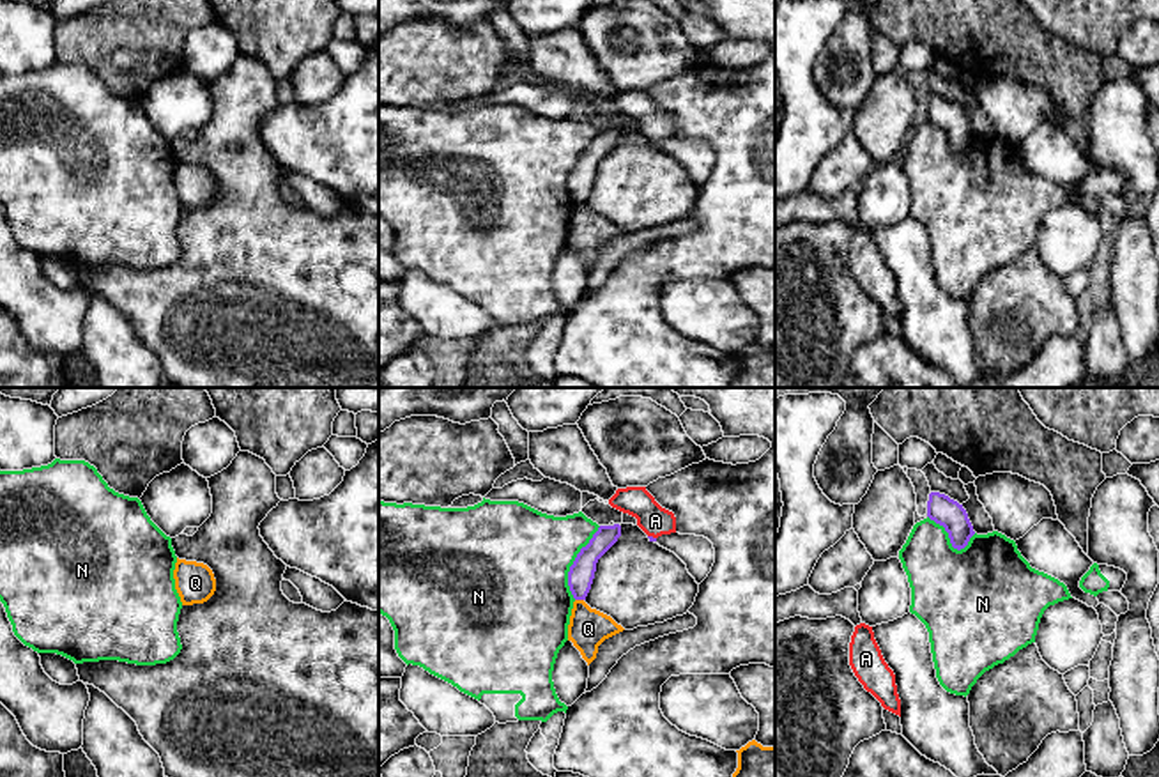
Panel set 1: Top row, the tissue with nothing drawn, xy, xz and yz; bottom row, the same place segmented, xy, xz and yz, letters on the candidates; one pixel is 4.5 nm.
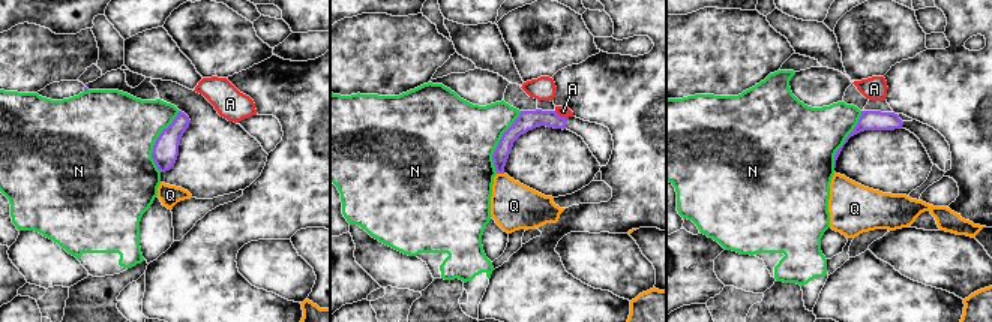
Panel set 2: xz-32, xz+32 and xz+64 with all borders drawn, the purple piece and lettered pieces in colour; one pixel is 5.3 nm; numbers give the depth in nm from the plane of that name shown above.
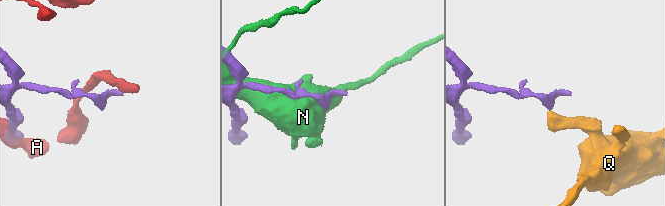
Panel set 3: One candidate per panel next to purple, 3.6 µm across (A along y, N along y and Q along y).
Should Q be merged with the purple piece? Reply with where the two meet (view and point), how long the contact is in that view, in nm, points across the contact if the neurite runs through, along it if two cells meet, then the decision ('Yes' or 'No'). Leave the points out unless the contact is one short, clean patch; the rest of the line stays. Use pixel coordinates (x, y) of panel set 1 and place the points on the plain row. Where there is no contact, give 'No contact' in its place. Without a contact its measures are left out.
Touches purple at xz (579, 202). Shared border 40 nm. Boundary: xz (575, 202), (583, 204). No

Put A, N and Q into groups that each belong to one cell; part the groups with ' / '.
A / N / Q

